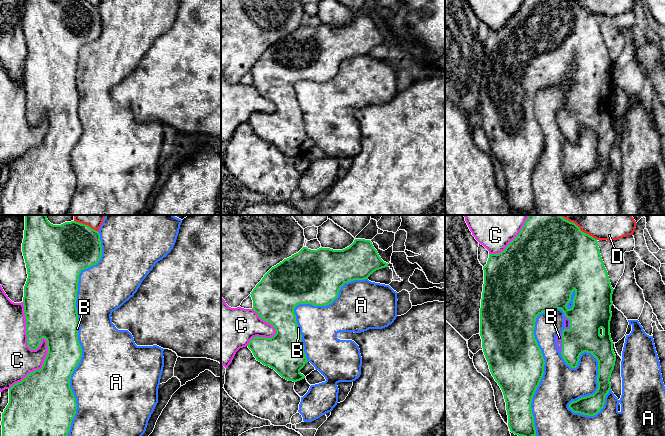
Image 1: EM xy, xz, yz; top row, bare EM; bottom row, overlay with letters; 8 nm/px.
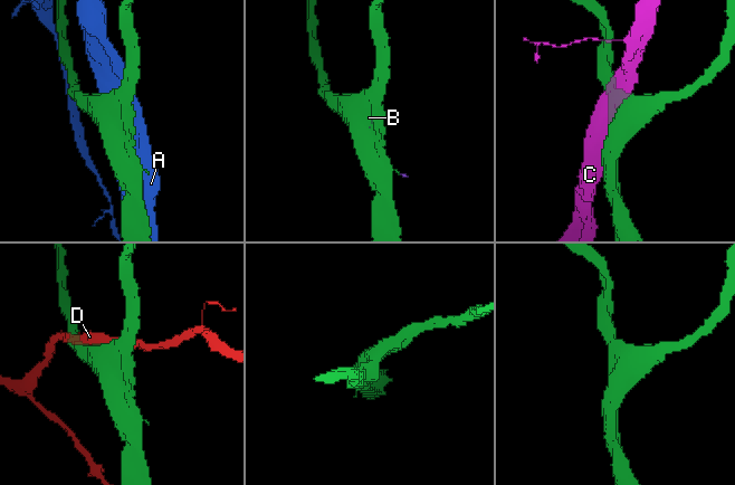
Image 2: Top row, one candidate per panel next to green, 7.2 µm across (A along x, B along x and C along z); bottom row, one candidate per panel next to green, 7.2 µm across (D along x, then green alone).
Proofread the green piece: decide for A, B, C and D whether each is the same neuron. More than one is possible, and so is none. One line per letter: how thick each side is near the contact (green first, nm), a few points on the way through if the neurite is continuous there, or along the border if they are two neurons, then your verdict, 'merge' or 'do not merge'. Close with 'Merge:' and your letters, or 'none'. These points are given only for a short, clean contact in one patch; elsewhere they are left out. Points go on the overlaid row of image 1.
A: calibres 170 and 280 nm; do not merge
B: calibres 260 and 50 nm; merge
C: calibres 420 and 220 nm; do not merge
D: calibres 500 and 400 nm; do not merge
Merge: B

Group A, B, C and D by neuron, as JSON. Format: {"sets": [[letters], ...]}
{"sets": [["A"], ["B"], ["C"], ["D"]]}

